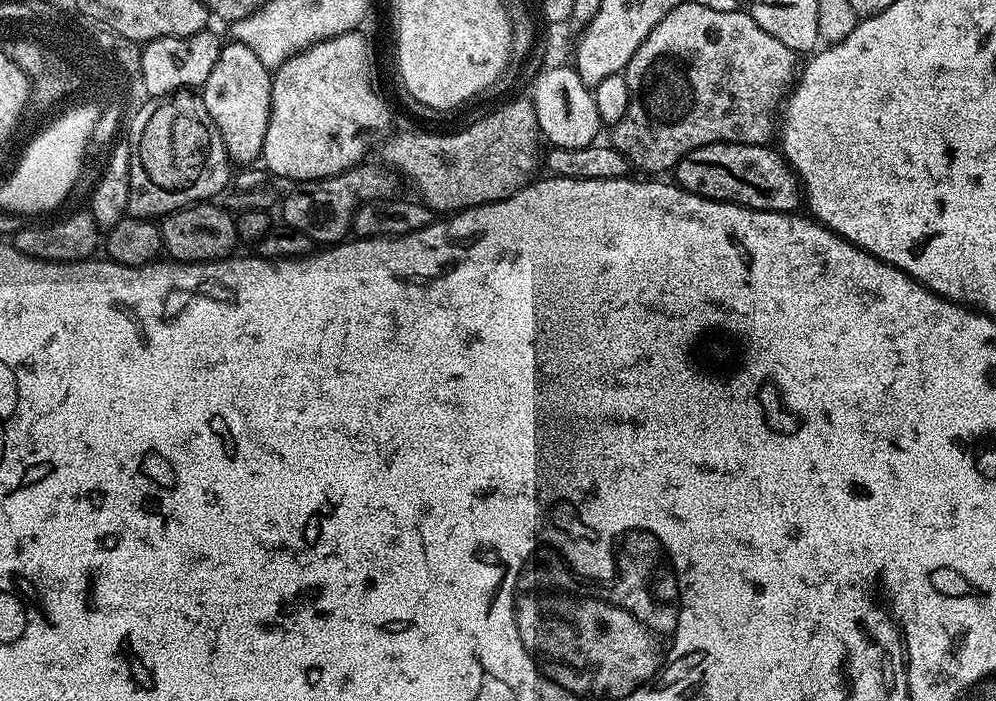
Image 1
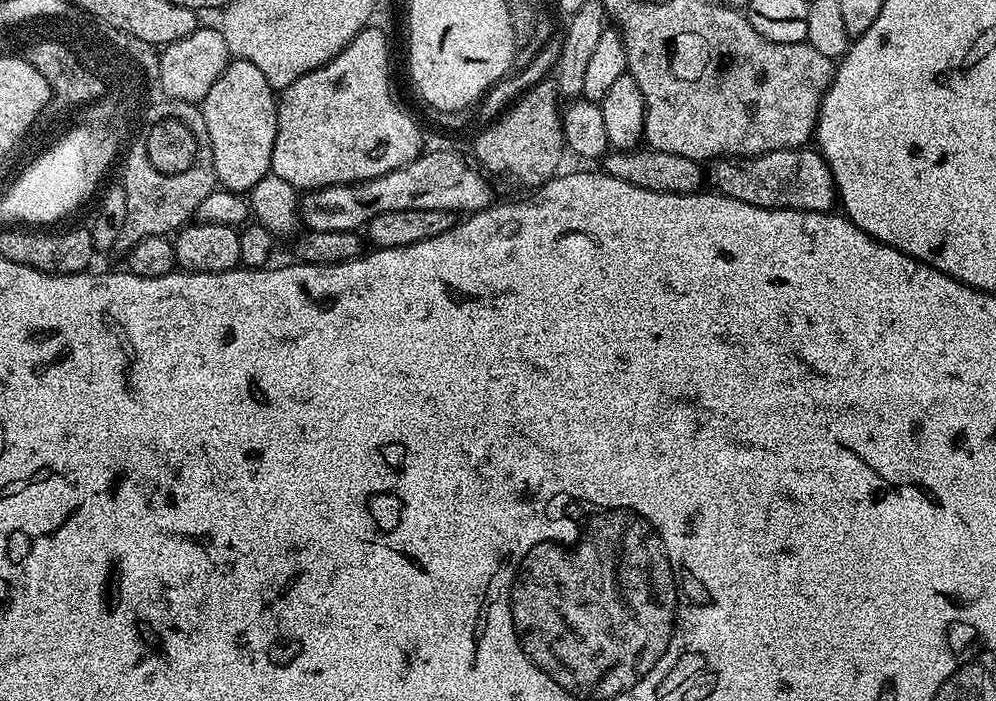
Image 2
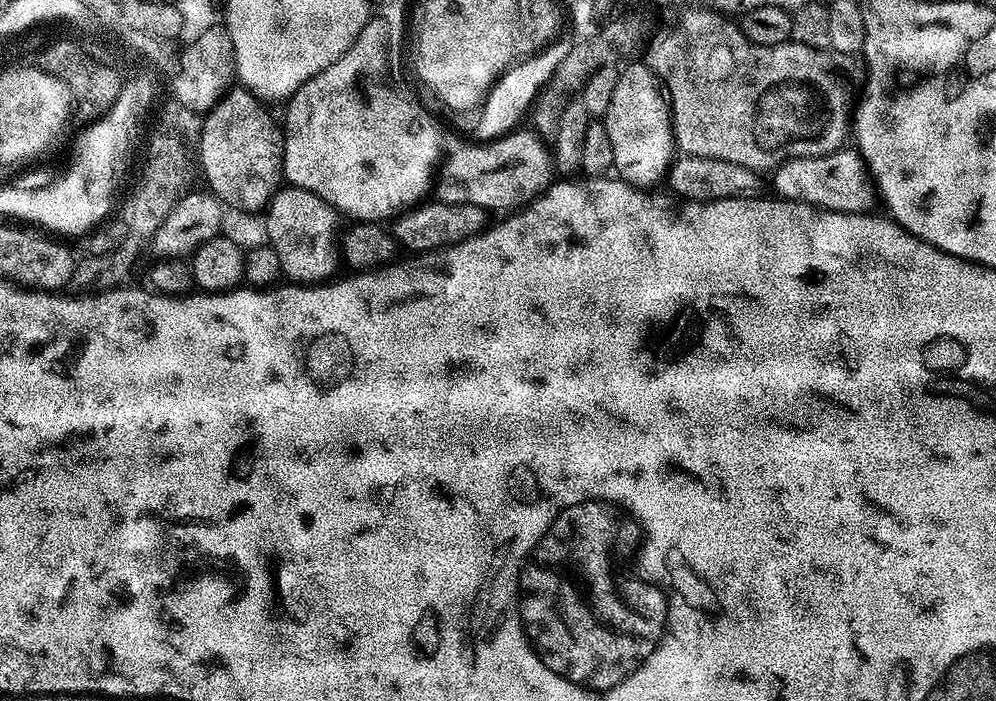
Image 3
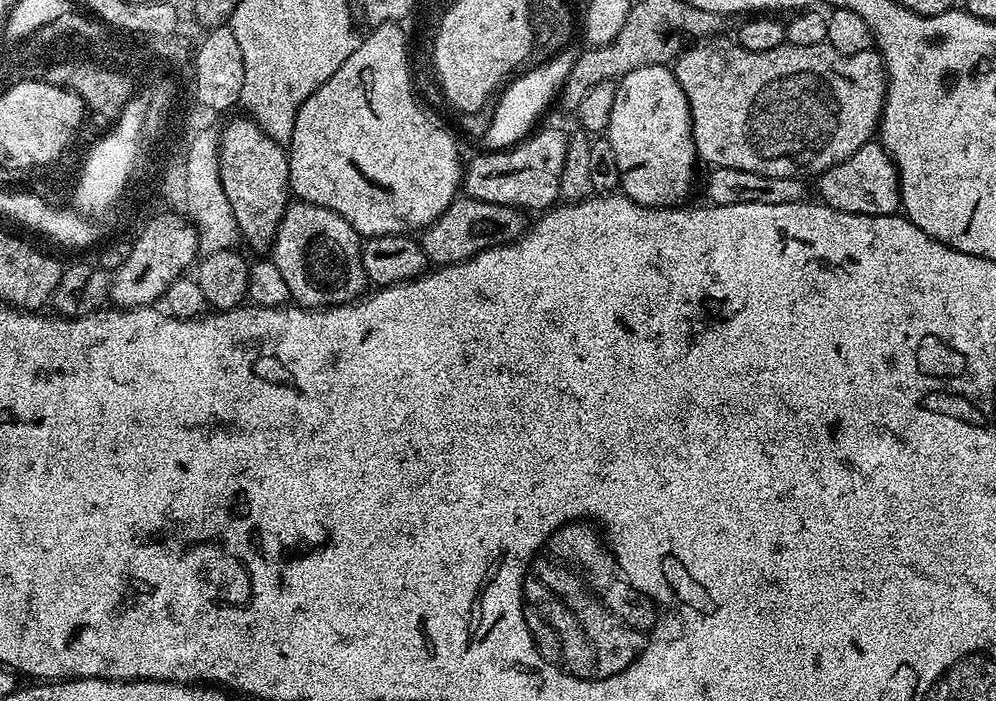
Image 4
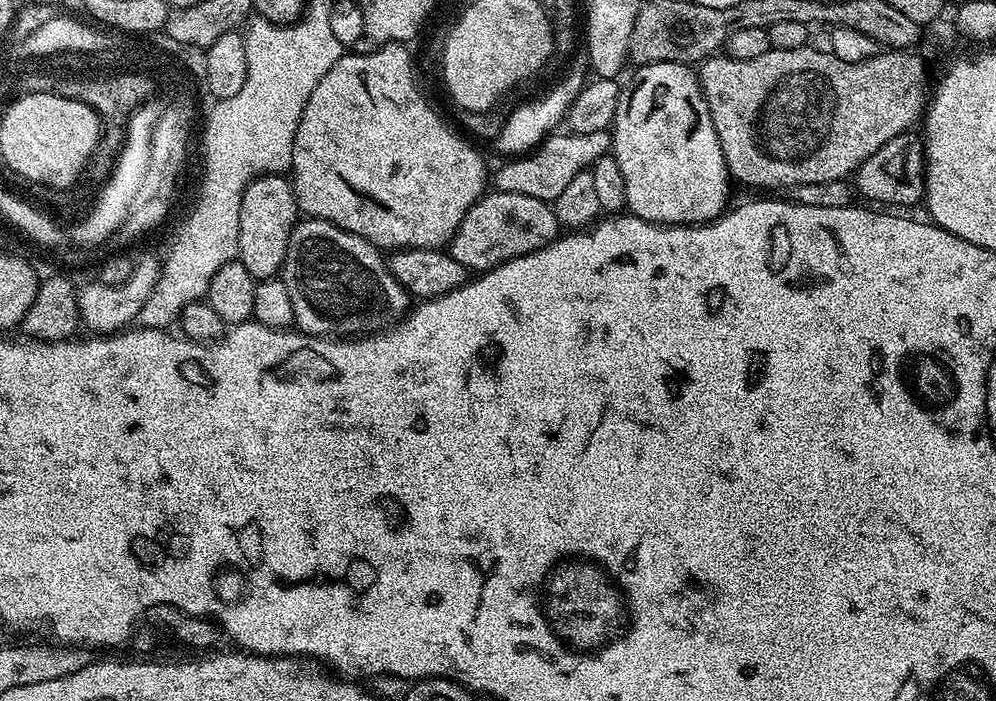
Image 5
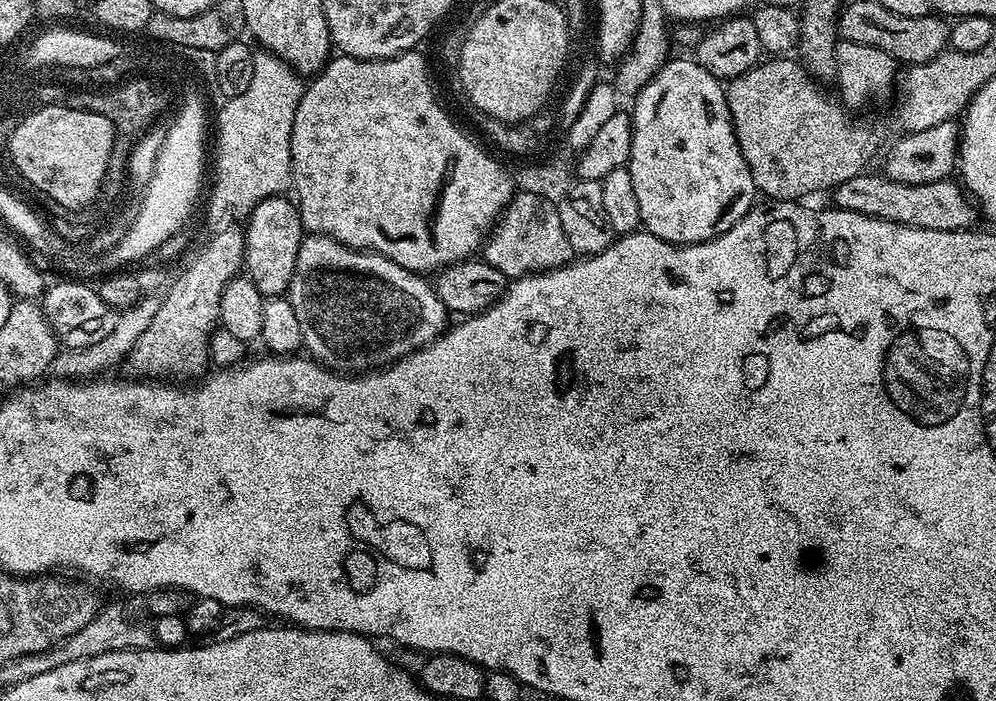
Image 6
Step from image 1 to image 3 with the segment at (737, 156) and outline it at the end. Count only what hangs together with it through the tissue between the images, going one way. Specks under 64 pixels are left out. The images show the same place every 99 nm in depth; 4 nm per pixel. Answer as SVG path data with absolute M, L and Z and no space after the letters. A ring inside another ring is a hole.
M841 146L825 156L787 160L771 173L775 195L782 200L796 200L811 208L825 208L831 212L867 213L874 200L874 186L864 160L852 146Z

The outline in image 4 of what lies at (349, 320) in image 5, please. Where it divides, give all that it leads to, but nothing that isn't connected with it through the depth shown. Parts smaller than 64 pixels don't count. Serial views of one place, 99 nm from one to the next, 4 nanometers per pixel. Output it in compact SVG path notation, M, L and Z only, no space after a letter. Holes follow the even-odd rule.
M304 200L289 203L288 209L282 214L282 222L276 231L276 239L272 241L270 258L278 266L290 289L292 300L301 308L332 308L335 304L350 304L365 295L370 281L366 270L362 268L360 245L362 237L359 232L346 222L334 210L326 210L326 206L307 204Z

